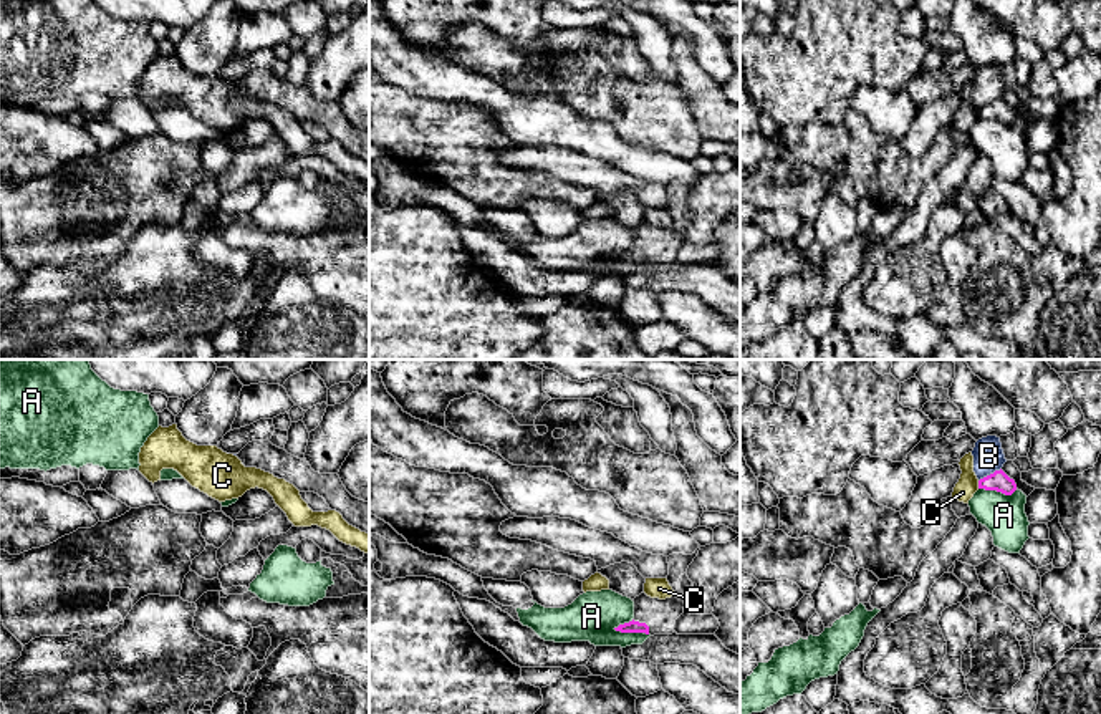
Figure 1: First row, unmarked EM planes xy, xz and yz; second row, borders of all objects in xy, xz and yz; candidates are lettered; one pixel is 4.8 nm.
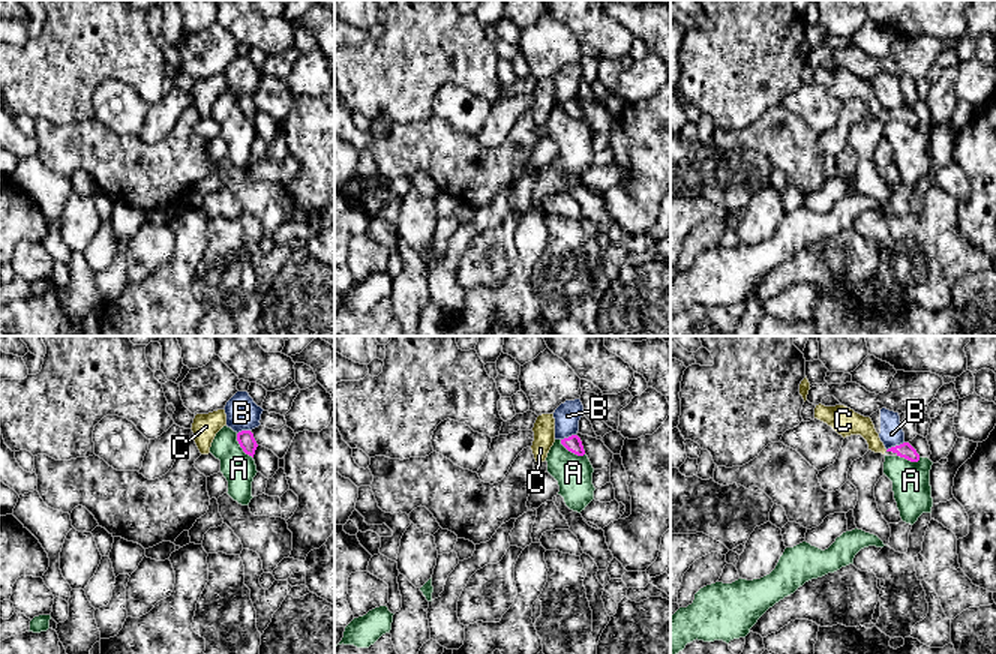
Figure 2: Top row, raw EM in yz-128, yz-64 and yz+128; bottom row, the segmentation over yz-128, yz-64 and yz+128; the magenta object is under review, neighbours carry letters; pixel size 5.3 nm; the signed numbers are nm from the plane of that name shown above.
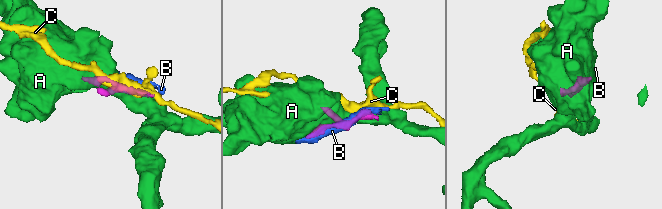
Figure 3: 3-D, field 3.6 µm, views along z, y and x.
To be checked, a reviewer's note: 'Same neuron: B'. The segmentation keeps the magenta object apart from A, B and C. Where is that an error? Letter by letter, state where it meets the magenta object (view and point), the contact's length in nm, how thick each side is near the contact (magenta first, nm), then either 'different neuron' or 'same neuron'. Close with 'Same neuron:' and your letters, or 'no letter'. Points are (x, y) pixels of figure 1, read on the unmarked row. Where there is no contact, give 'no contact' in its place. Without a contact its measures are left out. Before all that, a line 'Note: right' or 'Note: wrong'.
Note: wrong
A: xz (628, 260) | 150 nm | 60/240 nm | different neuron
B: yz (990, 103) | 130 nm | 100/150 nm | different neuron
C: yz (979, 113) | 40 nm | 100/100 nm | different neuron
Same neuron: no letter

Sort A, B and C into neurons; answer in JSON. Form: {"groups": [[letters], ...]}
{"groups": [["A"], ["B"], ["C"]]}

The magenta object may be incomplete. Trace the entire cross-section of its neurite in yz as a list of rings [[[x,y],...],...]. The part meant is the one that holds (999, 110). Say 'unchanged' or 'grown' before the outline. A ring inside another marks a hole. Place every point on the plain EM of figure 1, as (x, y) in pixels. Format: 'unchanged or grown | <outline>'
unchanged | [[[1002,98],[978,109],[978,118],[997,119],[1005,124],[1012,124],[1017,119],[1017,113]]]

